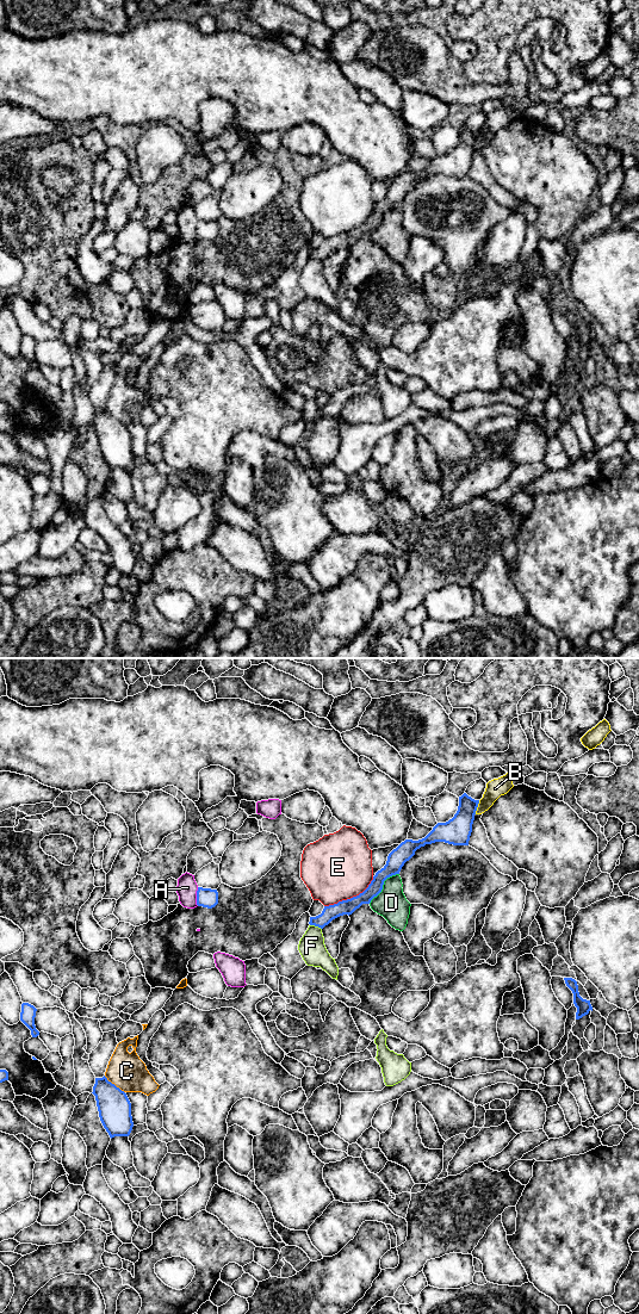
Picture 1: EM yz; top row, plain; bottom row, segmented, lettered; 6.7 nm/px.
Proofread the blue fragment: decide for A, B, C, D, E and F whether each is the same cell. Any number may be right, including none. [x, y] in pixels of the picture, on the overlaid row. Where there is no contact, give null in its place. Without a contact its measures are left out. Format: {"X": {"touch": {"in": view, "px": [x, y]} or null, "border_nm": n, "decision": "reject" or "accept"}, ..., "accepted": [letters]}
{"A": {"touch": {"in": "yz", "px": [197, 897]}, "border_nm": 130, "decision": "reject"}, "B": {"touch": {"in": "yz", "px": [476, 807]}, "border_nm": 100, "decision": "reject"}, "C": {"touch": {"in": "yz", "px": [113, 1084]}, "border_nm": 180, "decision": "reject"}, "D": {"touch": {"in": "yz", "px": [383, 884]}, "border_nm": 300, "decision": "reject"}, "E": {"touch": {"in": "yz", "px": [351, 898]}, "border_nm": 400, "decision": "reject"}, "F": {"touch": {"in": "yz", "px": [316, 925]}, "border_nm": 90, "decision": "reject"}, "accepted": []}

